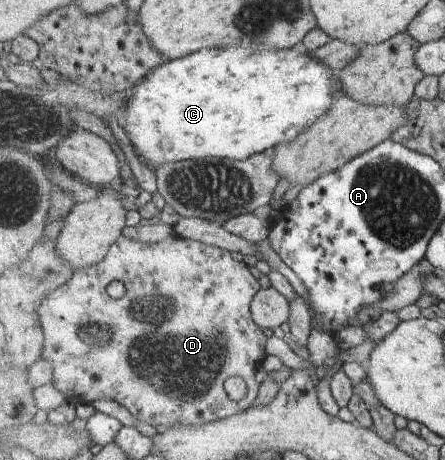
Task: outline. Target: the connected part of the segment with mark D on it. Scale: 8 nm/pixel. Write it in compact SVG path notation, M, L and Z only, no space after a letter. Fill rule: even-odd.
M175 234L159 243L145 243L132 238L120 237L116 244L113 244L108 251L106 258L94 266L75 268L72 278L68 282L48 295L40 308L40 318L45 332L44 356L56 364L56 386L58 390L74 392L74 394L88 394L83 396L85 402L93 402L98 398L107 397L122 404L134 416L142 422L152 426L185 425L202 427L205 424L228 418L246 411L254 406L260 390L258 382L258 366L266 358L267 338L264 329L256 324L253 317L251 304L254 297L262 290L260 280L252 274L252 270L243 261L238 261L232 252L221 249L217 246L201 243L199 240L190 240ZM121 281L126 293L121 298L112 298L108 292L108 286L112 282ZM230 376L241 377L247 385L247 393L240 401L230 400L230 392L226 392L226 380Z

